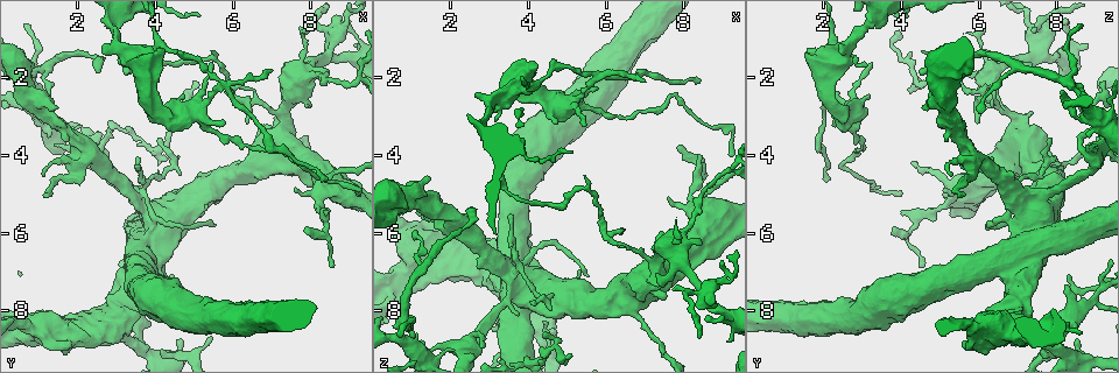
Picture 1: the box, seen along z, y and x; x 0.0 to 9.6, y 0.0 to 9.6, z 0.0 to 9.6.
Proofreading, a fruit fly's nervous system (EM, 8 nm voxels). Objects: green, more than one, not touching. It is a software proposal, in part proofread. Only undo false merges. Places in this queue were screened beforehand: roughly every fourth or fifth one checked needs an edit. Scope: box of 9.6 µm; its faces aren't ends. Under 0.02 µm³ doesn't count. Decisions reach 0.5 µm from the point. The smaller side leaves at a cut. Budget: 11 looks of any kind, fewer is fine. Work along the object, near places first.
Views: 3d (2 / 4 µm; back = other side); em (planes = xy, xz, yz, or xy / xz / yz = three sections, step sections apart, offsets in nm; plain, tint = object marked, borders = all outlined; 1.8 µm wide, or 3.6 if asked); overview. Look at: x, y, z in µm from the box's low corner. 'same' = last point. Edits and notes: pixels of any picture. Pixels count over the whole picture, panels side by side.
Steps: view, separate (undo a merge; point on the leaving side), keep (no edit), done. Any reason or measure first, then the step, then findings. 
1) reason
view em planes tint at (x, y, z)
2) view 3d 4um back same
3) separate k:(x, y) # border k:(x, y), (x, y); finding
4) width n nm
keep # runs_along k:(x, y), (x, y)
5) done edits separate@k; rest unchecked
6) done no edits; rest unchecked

four-way junction
view em planes tint at (3.50, 1.55, 2.30)

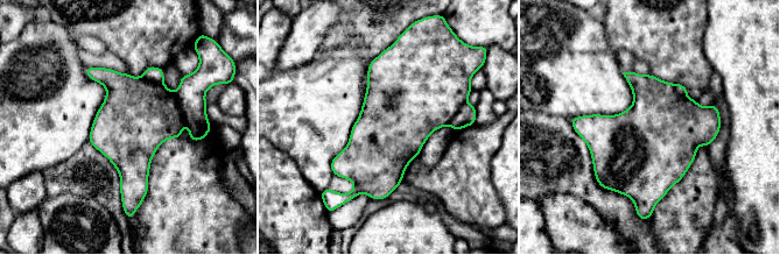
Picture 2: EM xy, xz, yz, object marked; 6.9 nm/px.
separate 2:(190, 94) # a second neuron is stuck on

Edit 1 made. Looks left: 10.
sudden change in width
view em 3.6um planes tint at (3.40, 4.95, 7.75)

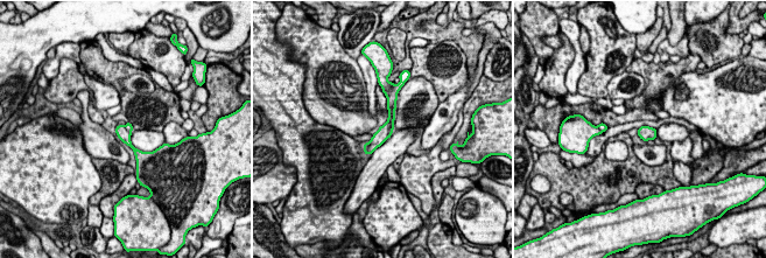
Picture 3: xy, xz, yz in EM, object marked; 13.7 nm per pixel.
separate 3:(391, 95) # a second neuron is stuck on

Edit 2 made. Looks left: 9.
view overview

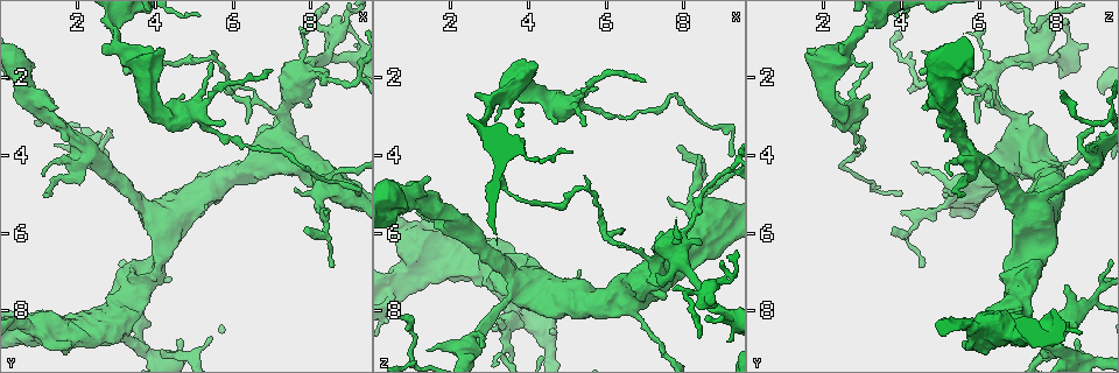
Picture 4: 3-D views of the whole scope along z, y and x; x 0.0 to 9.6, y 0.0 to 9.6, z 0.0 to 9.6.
abrupt turn
view 3d 2um at (5.95, 2.45, 5.75)

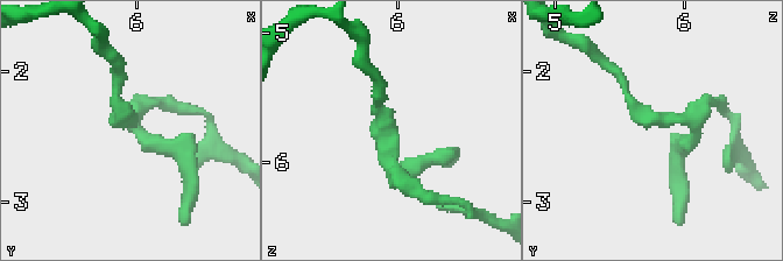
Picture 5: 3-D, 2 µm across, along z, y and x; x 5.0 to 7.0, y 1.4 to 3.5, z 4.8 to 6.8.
view em yz step 16 tint at (5.94, 2.36, 5.80)

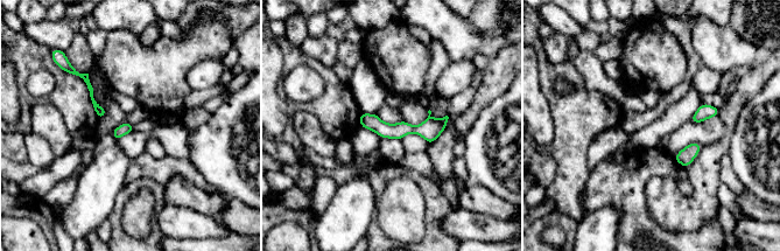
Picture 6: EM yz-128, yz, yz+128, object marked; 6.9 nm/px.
another direction
view em planes tint same

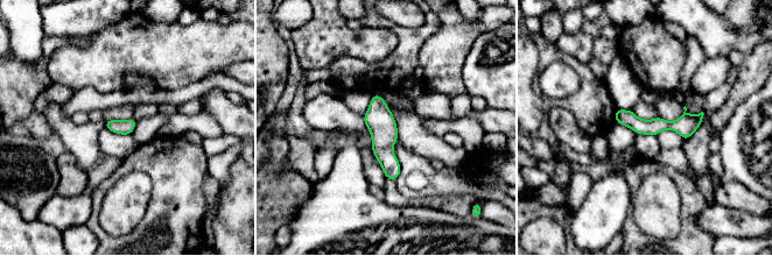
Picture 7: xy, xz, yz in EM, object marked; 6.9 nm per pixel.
keep # runs_along 7:(376, 97), (383, 151), (394, 176); continuous, no second neuron

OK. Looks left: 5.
calibre changes
view 3d 4um at (8.55, 4.55, 4.85)

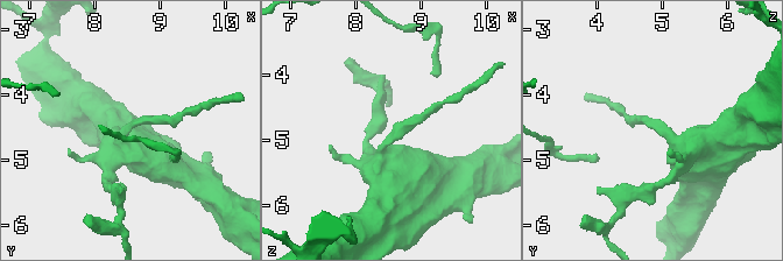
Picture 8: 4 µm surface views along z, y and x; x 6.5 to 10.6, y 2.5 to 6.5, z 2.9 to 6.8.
now the EM
view em planes tint at (8.60, 4.45, 4.95)

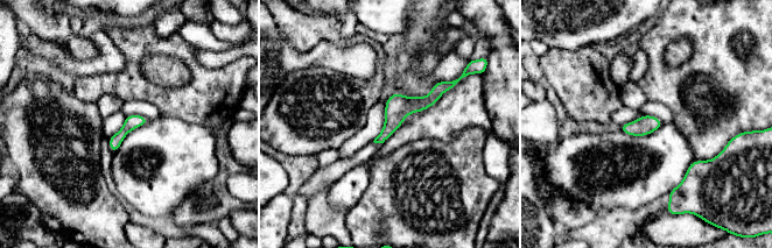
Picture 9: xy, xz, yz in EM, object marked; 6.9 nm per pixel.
width 100 nm
keep # one neuron here

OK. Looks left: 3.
done edits separate@2, separate@3; rest unchecked

